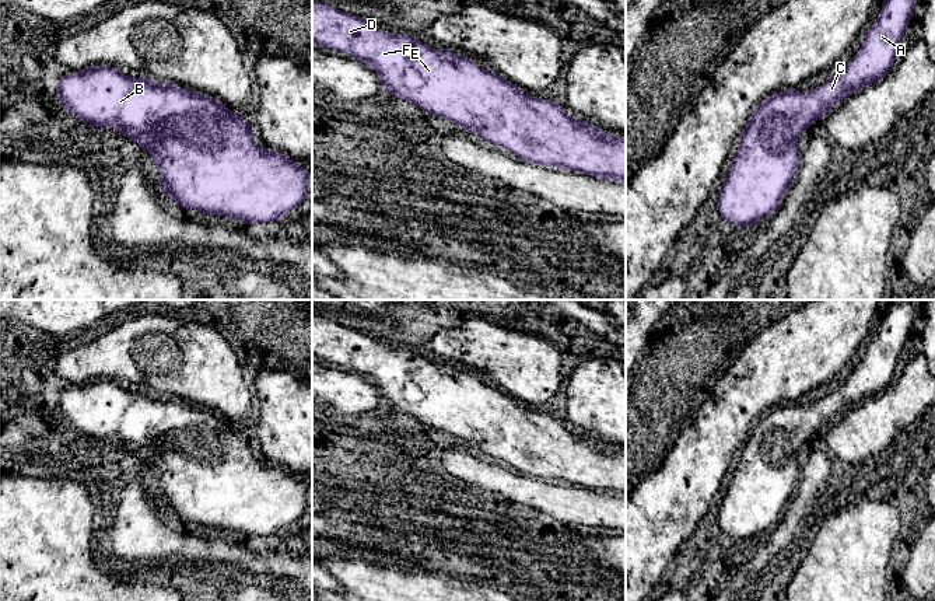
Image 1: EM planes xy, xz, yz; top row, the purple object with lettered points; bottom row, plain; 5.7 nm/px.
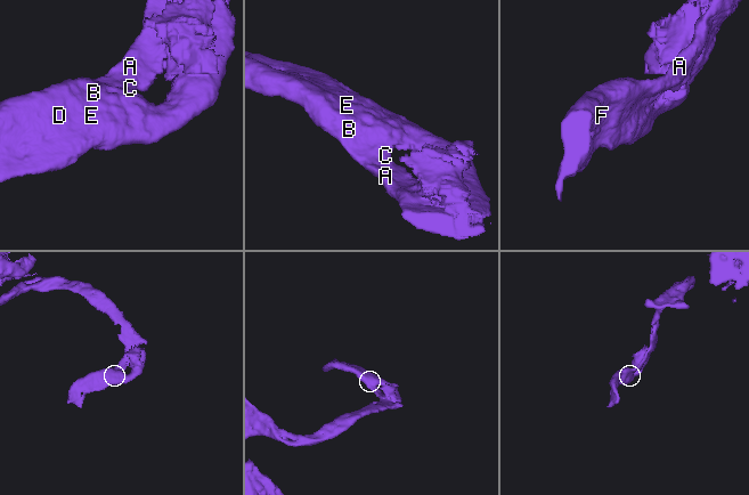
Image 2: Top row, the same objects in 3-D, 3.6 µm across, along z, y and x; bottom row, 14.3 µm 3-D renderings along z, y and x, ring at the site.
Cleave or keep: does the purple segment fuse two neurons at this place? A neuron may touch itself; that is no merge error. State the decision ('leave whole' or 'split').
leave whole

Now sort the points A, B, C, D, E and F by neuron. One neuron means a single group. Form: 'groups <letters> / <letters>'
groups A B C D E F

